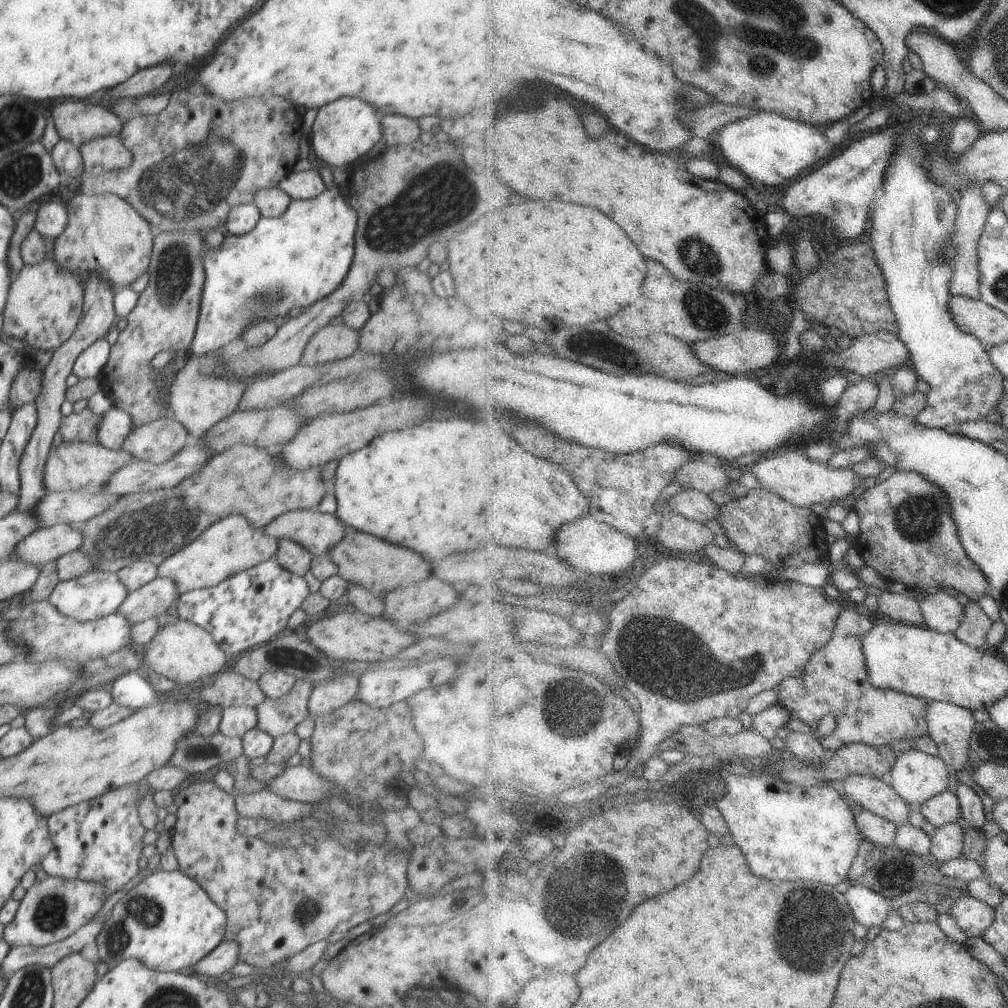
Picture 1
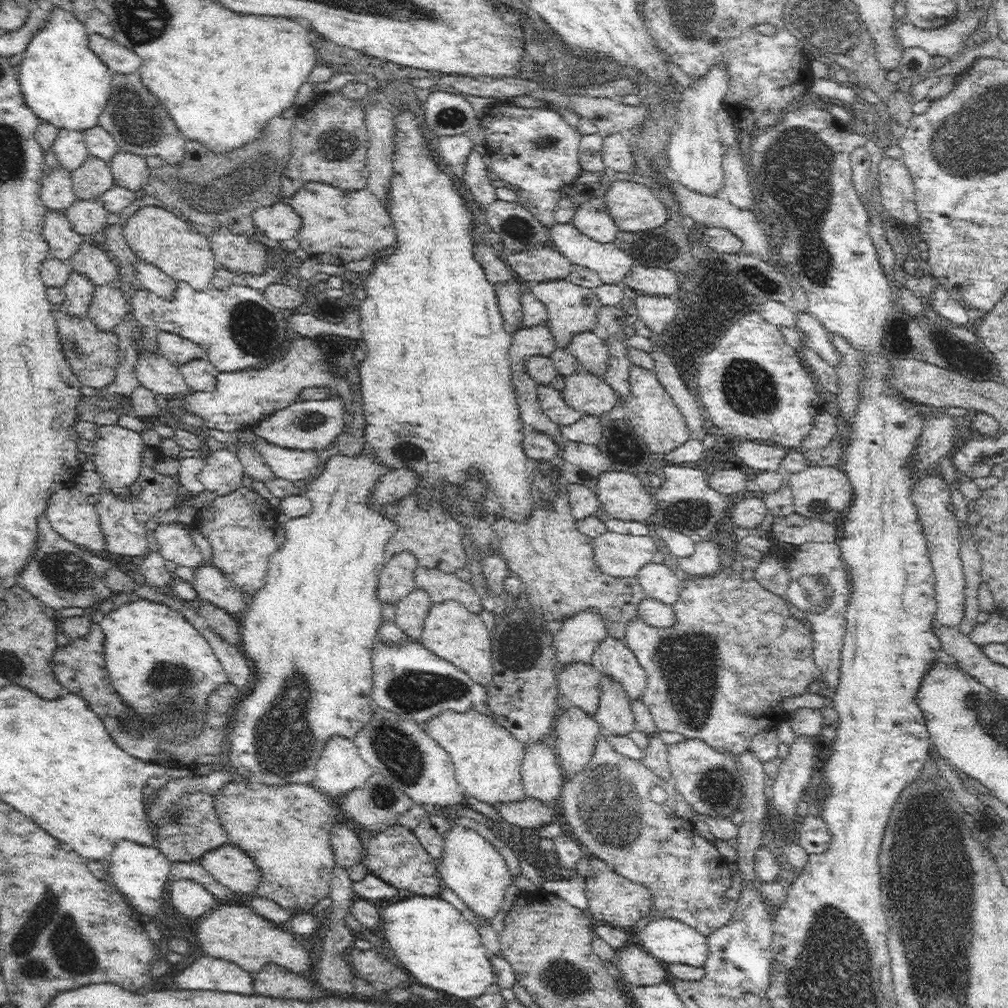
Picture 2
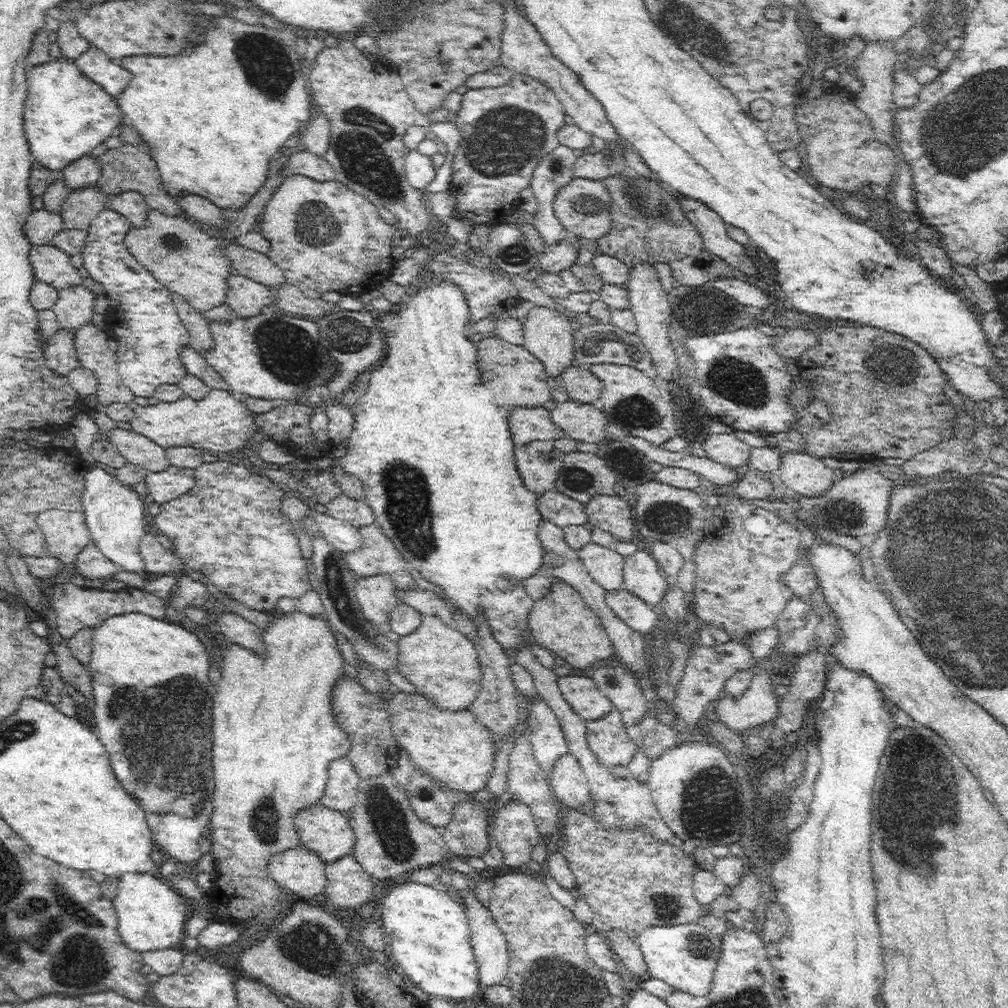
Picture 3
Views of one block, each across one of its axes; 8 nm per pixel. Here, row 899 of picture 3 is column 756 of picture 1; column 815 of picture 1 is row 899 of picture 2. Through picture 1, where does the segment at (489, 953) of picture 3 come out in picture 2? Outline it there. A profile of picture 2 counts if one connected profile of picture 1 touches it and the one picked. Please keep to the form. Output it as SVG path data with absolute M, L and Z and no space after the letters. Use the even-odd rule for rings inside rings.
M454 826L454 830L446 838L446 850L439 860L438 874L442 885L462 898L470 912L483 922L490 924L494 916L502 912L506 888L511 884L510 871L494 846L472 829Z

